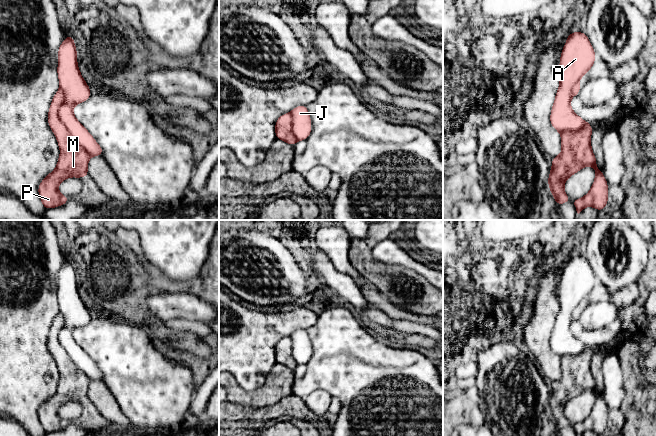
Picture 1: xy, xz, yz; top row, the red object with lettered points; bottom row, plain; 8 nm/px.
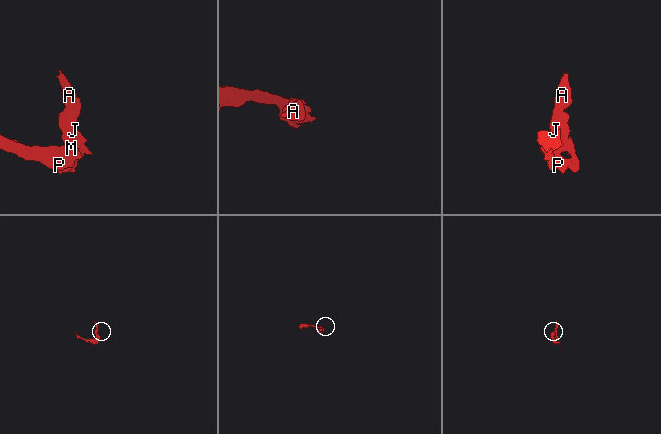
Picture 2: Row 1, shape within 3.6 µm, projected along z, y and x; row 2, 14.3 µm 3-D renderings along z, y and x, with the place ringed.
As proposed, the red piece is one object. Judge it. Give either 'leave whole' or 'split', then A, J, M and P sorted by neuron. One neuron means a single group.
split | A J / M P

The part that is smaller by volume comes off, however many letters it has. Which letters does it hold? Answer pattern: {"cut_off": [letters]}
{"cut_off": ["A", "J"]}

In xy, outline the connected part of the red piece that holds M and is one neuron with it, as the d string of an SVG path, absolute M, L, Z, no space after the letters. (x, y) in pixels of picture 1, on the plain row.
M59 313L54 319L48 336L48 349L53 355L60 380L56 392L39 408L38 417L45 433L66 428L69 421L62 419L59 408L69 401L88 401L87 390L91 379L71 360L59 342L59 332L64 326L64 316Z

